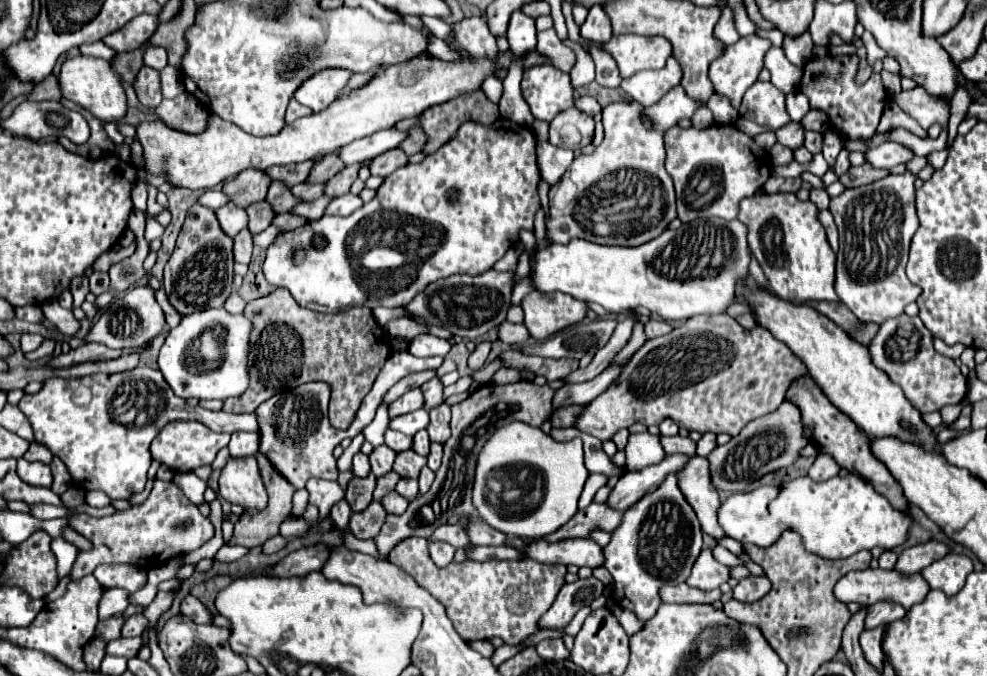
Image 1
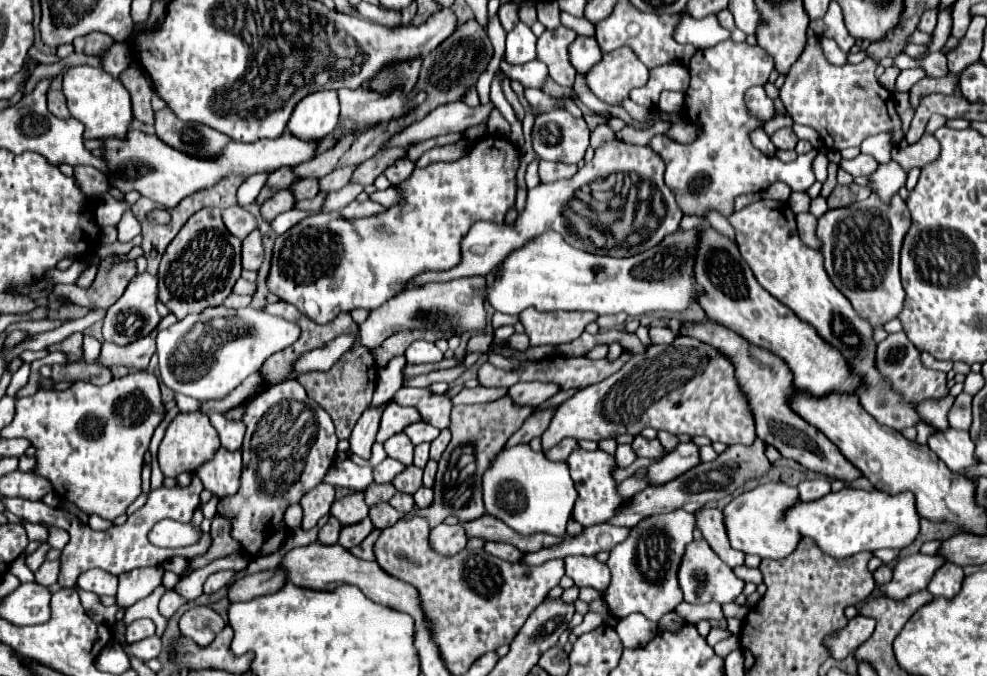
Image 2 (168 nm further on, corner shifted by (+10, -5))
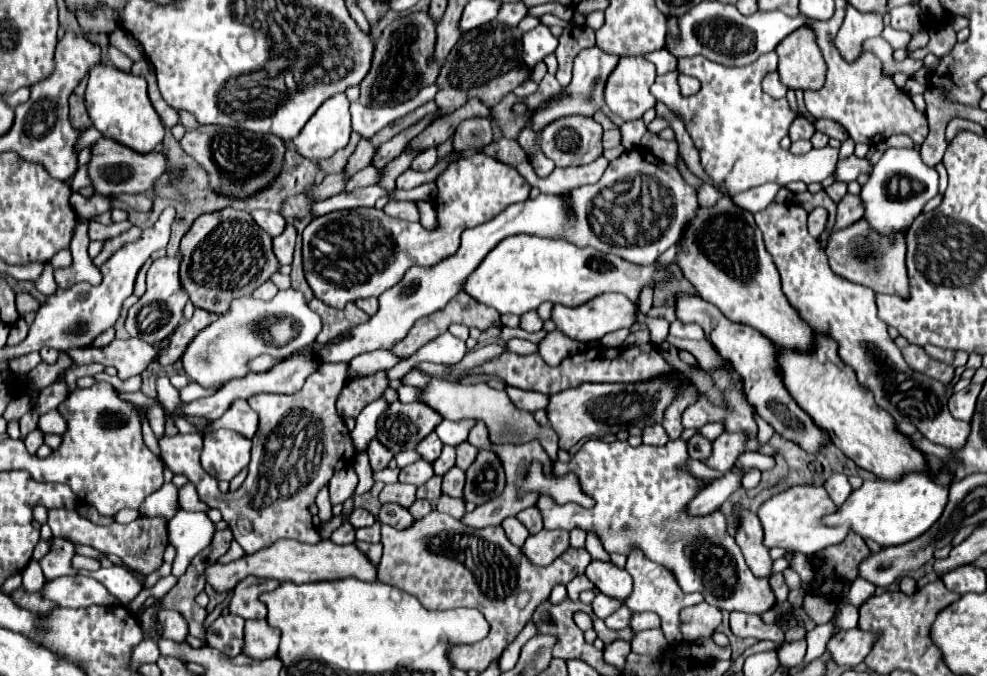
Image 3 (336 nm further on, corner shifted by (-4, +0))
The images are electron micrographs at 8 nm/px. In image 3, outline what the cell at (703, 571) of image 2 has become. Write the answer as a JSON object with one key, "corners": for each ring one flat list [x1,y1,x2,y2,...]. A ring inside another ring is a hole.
{"corners":[[588,439,582,449,572,455,568,463,556,461,554,471,558,477,564,477,568,473,574,473,580,481,580,487,586,495,590,495,596,505,592,509,580,507,576,503,558,505,550,495,542,495,536,503,544,529,564,529,572,531,576,527,596,533,602,541,602,547,608,553,622,553,630,555,630,549,640,549,644,557,650,561,666,567,672,571,676,583,684,593,698,591,702,593,704,601,722,609,722,611,742,611,742,613,754,613,762,615,770,611,776,605,776,597,770,589,770,583,764,579,756,579,756,575,746,569,746,561,742,557,742,551,734,537,728,533,726,517,720,509,708,513,708,515,688,515,686,505,704,489,704,481,694,477,688,469,688,441,668,441,668,445,652,447,652,445,638,445,630,447,628,441,612,441,604,443,600,439]]}

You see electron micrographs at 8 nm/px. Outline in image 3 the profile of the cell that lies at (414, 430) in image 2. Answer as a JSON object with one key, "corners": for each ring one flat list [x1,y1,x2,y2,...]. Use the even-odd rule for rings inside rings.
{"corners":[[442,421,442,425,436,427,436,433,444,445,456,447,468,439,468,433,474,425,476,421]]}

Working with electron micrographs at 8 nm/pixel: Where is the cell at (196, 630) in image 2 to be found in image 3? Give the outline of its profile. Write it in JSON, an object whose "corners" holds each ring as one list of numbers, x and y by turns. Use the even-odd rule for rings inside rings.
{"corners":[[238,615,218,617,206,631,208,645,226,657,238,657,244,649,244,619]]}

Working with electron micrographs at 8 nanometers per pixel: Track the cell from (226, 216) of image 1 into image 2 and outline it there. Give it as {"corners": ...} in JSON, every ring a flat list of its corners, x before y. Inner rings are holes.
{"corners":[[230,206,222,210,222,220,224,220,226,230,240,240,246,238,246,234,250,234,256,228,256,218,240,206]]}

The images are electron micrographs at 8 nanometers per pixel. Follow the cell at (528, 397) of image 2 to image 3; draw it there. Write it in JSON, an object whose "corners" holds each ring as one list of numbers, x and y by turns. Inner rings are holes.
{"corners":[[506,387,504,391,506,391,506,395,510,397,510,401,514,403,516,409,524,409,528,413,534,413,534,411,544,409,548,405,548,395,544,395,544,393,522,391,522,389,516,389,516,387]]}

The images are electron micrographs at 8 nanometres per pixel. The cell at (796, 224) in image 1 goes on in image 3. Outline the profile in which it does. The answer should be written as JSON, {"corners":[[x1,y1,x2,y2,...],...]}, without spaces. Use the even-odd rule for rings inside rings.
{"corners":[[770,203,758,211,756,223,764,233,764,243,782,277,782,291,800,317,816,331,830,333,838,341,840,359,856,371,858,383,874,393,876,403,886,409,894,421,912,423,932,443,960,449,970,433,970,423,954,419,948,411,948,385,924,373,916,373,902,357,888,335,888,325,878,319,874,291,842,277,836,277,828,265,826,253,806,229,806,211,796,203]]}

